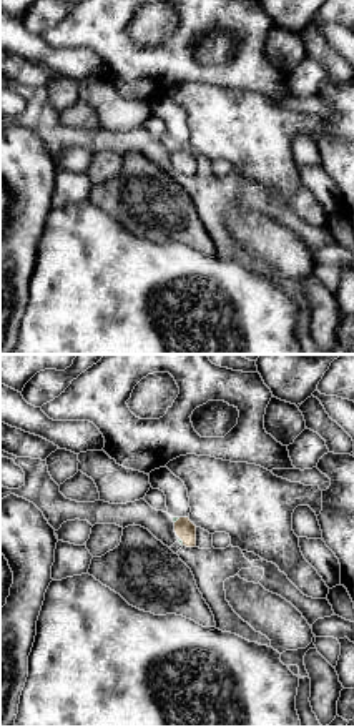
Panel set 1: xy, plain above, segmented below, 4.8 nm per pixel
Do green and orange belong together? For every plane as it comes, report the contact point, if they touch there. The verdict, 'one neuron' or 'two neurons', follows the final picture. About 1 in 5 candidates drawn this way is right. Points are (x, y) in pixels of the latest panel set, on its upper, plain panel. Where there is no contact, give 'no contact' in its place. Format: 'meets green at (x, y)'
meets green at (181, 168)

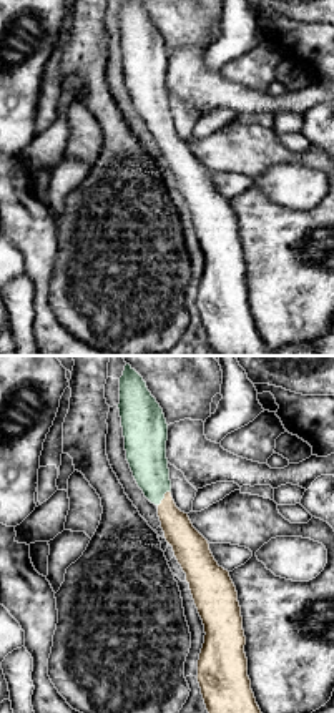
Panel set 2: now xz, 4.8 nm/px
meets green at (163, 125)

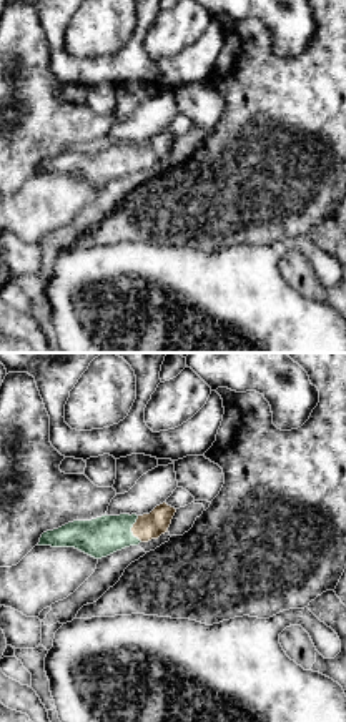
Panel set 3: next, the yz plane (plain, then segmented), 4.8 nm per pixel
meets green at (130, 157)

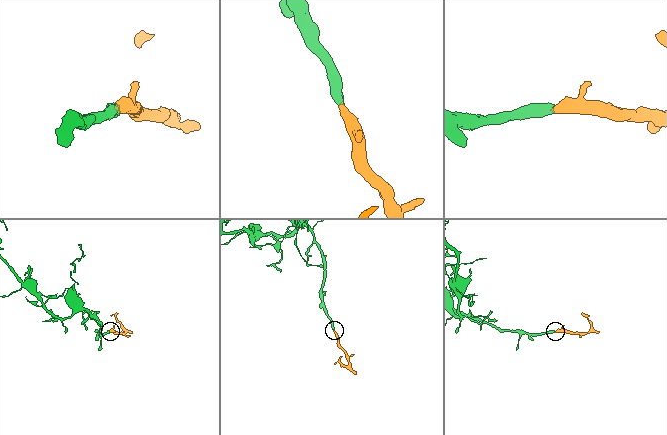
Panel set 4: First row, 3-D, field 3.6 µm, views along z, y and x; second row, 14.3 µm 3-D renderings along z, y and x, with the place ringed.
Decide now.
one neuron

